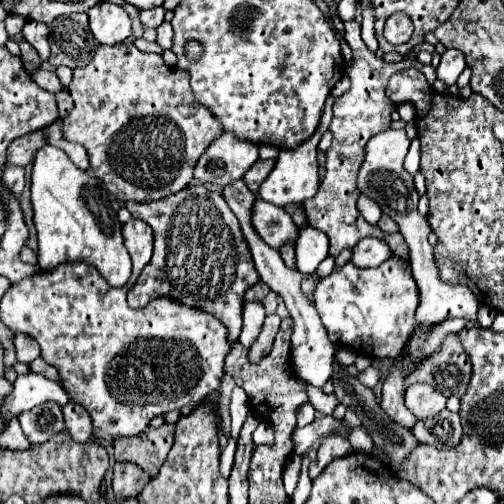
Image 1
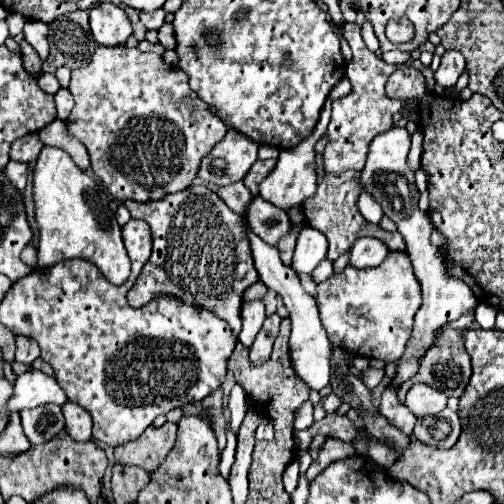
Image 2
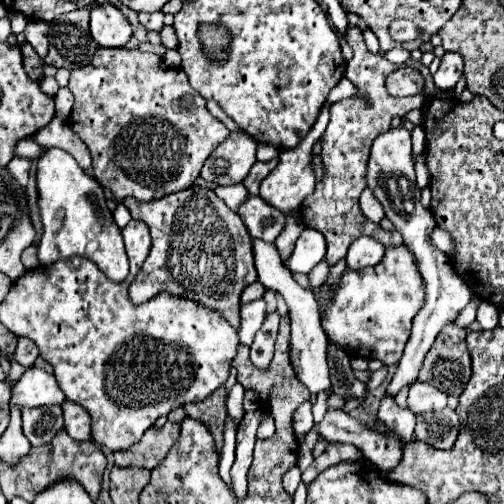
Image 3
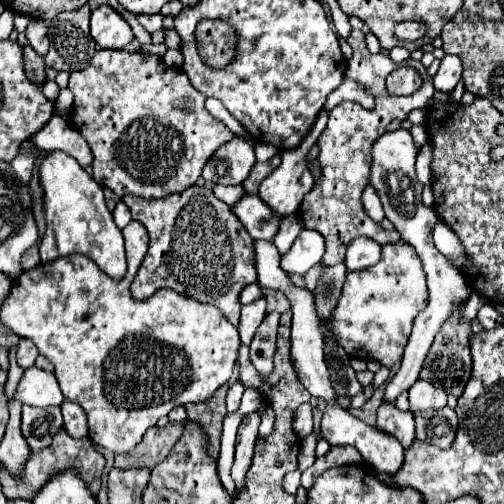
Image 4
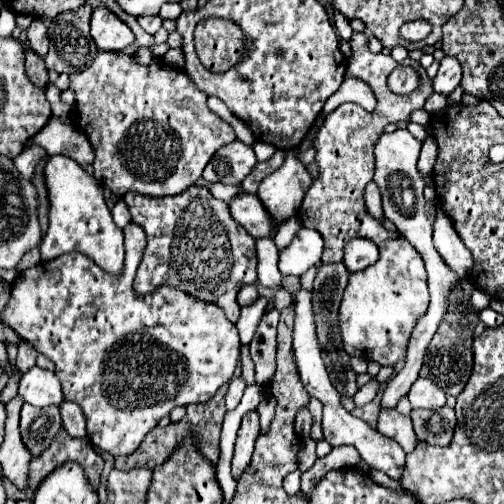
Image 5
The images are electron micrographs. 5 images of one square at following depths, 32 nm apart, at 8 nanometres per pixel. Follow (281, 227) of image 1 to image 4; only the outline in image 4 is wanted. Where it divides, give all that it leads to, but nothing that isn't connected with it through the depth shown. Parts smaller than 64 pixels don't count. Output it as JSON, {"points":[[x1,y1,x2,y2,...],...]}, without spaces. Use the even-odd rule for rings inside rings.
{"points":[[246,194,240,204,236,204,234,214,240,218,244,228,254,240,274,240,280,230,282,218,260,200,260,196]]}

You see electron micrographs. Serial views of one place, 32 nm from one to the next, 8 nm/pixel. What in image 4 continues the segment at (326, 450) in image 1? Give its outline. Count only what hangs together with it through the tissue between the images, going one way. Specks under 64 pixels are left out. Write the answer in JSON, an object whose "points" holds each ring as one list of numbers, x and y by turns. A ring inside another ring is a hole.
{"points":[[332,446,328,450,328,454,320,456,314,460,314,464,302,472,302,486,308,490,314,484,314,478,320,476,324,470,332,468,332,466,342,466,342,464,356,464,360,462,362,456,360,452,356,452,356,448,352,446]]}

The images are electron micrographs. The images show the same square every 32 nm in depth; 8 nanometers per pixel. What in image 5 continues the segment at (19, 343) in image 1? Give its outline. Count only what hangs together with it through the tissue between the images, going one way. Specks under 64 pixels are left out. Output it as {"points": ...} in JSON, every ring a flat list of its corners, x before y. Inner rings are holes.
{"points":[[20,340,20,344,18,344,18,358,16,358,16,366,18,366,22,372,26,372,26,370,30,370,30,368,34,366,36,356,38,356,36,348,34,348,30,342]]}

